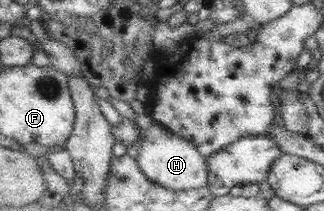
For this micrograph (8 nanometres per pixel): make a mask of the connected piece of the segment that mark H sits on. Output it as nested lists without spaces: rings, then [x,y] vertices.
[[[155,120],[153,125],[144,130],[144,139],[140,144],[137,162],[149,181],[171,190],[192,190],[209,185],[208,159],[188,140],[181,138],[173,131],[167,130]]]

